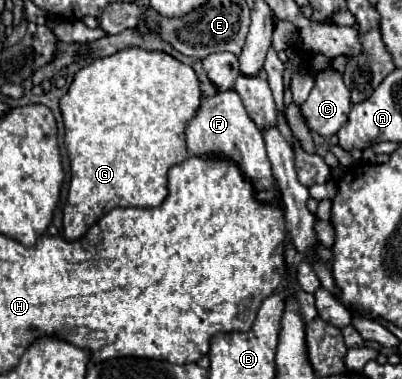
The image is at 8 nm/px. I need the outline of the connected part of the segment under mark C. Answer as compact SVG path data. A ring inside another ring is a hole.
M322 55L310 59L310 71L316 85L300 107L308 127L320 135L334 135L346 121L352 107L350 91L342 83L342 75L330 67L330 61Z

